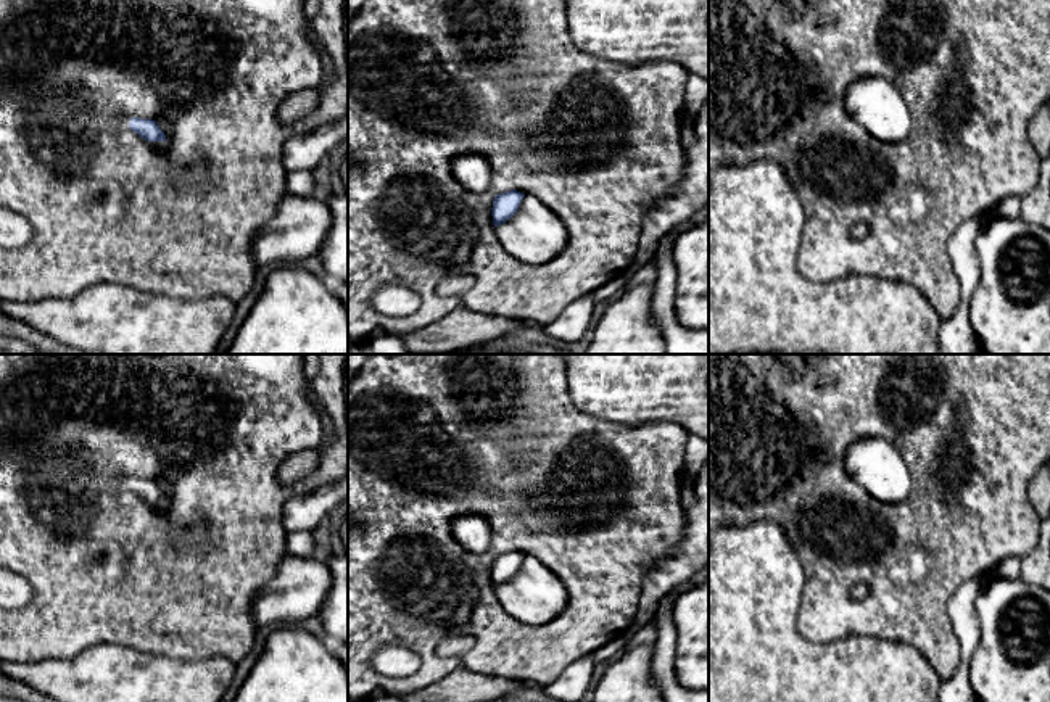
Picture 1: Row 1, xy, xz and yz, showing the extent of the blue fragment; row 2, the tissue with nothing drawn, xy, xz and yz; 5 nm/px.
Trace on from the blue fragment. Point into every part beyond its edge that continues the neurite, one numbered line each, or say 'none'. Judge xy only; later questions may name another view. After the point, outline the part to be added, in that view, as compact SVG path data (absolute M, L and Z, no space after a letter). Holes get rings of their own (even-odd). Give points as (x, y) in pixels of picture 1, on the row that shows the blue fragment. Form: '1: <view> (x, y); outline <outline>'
1: xy (121, 121); outline M118 114L114 122L116 122L116 127L118 129L124 129L124 130L129 130L129 122L130 122L130 118L129 114Z

